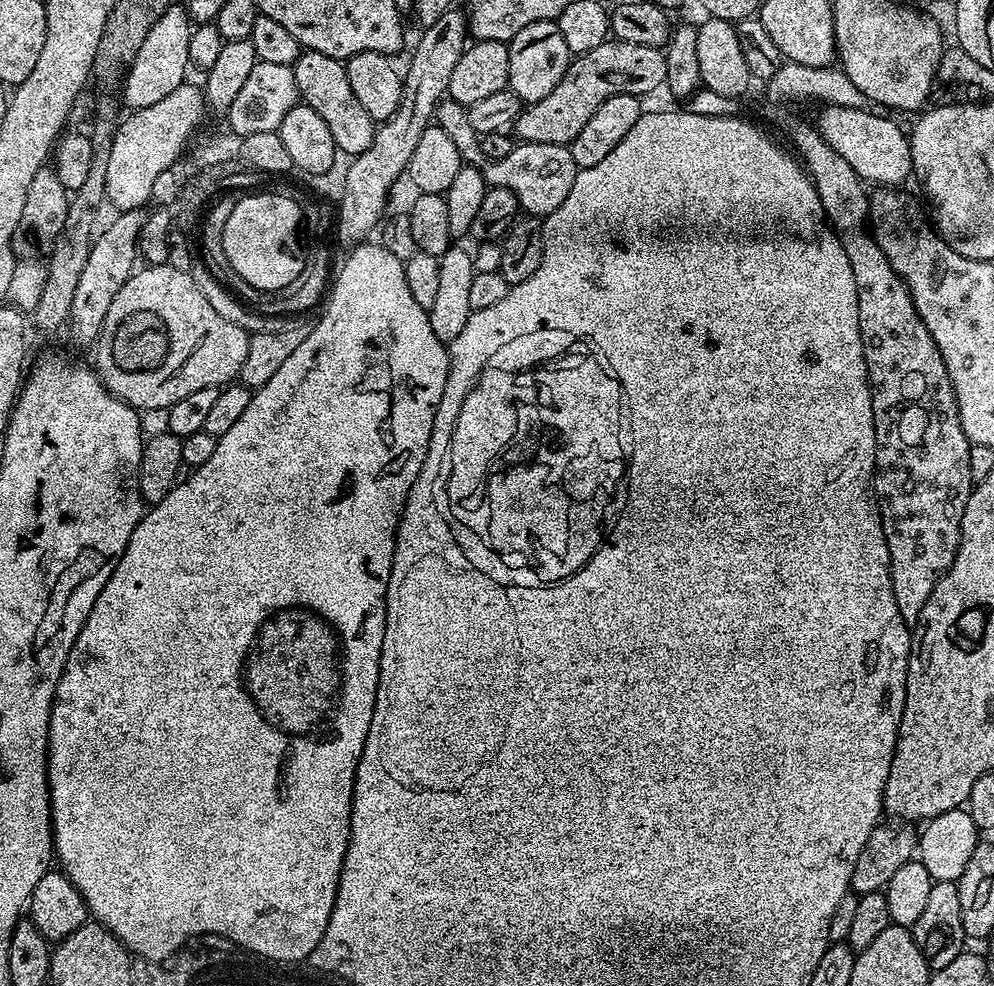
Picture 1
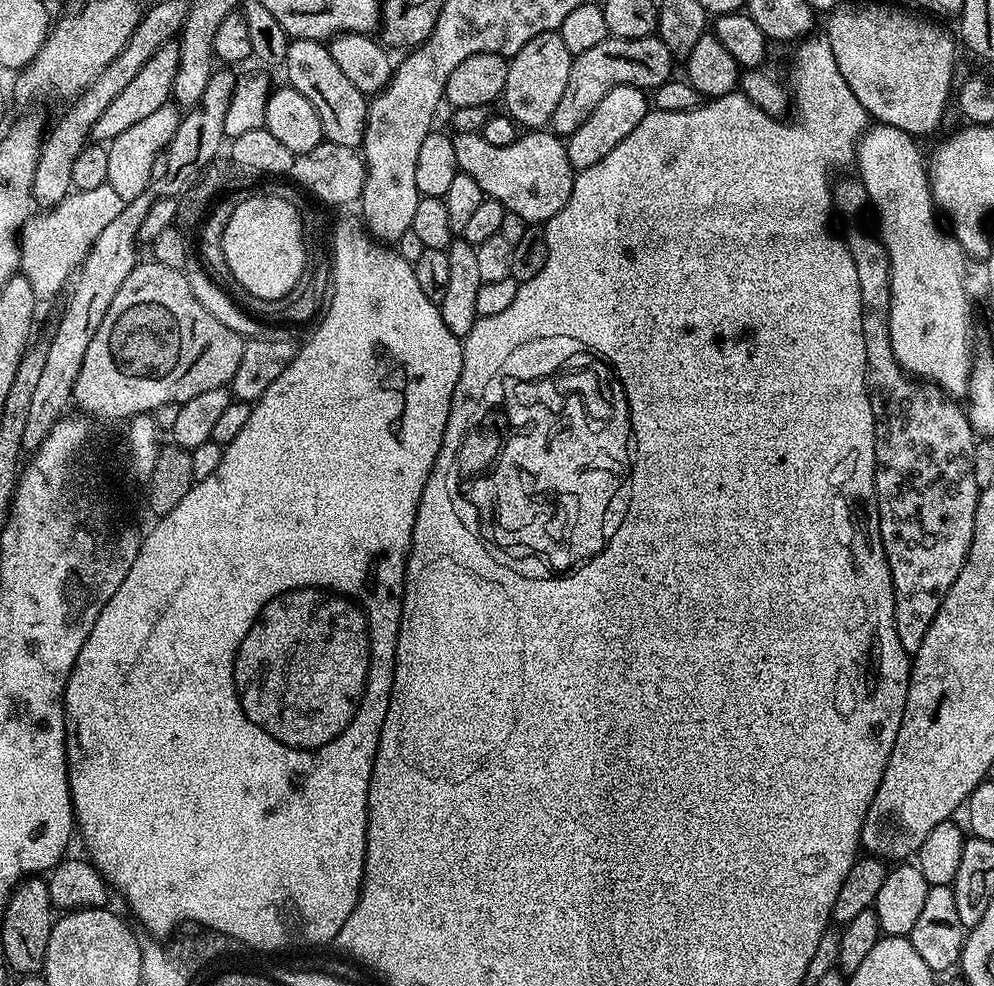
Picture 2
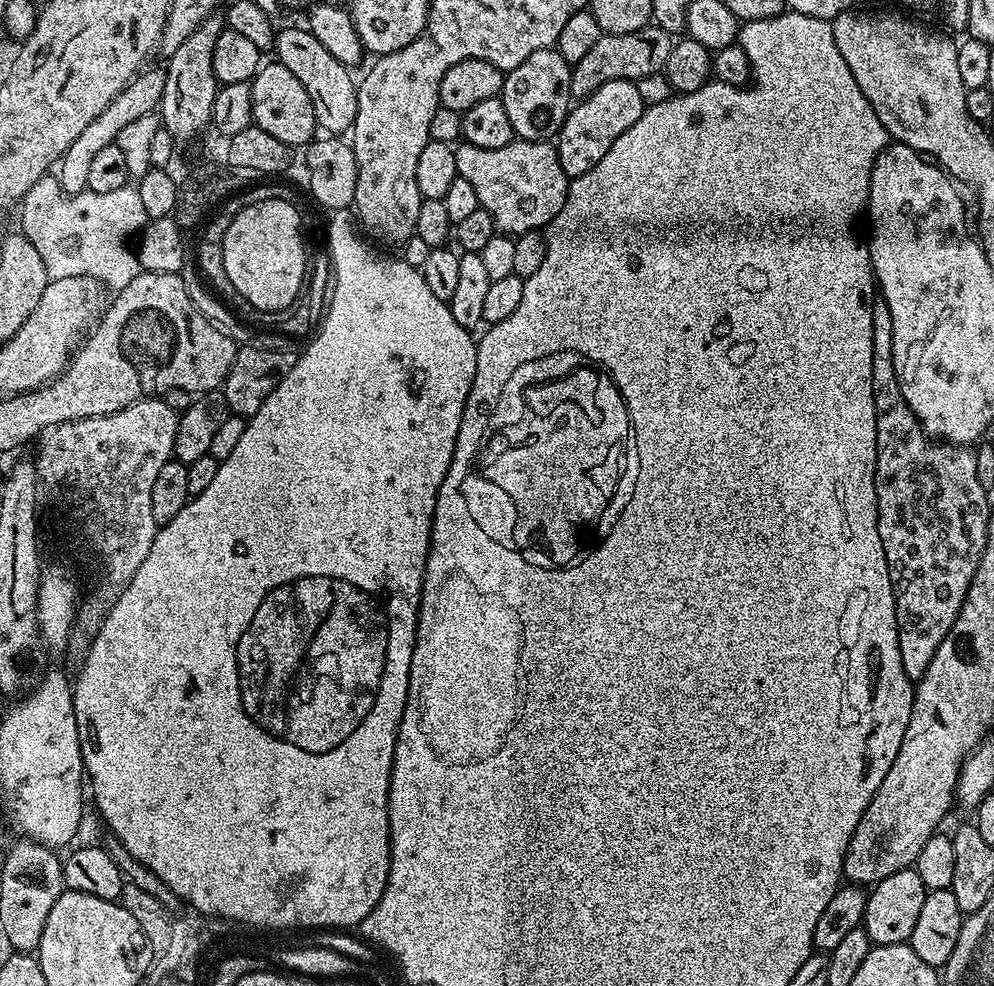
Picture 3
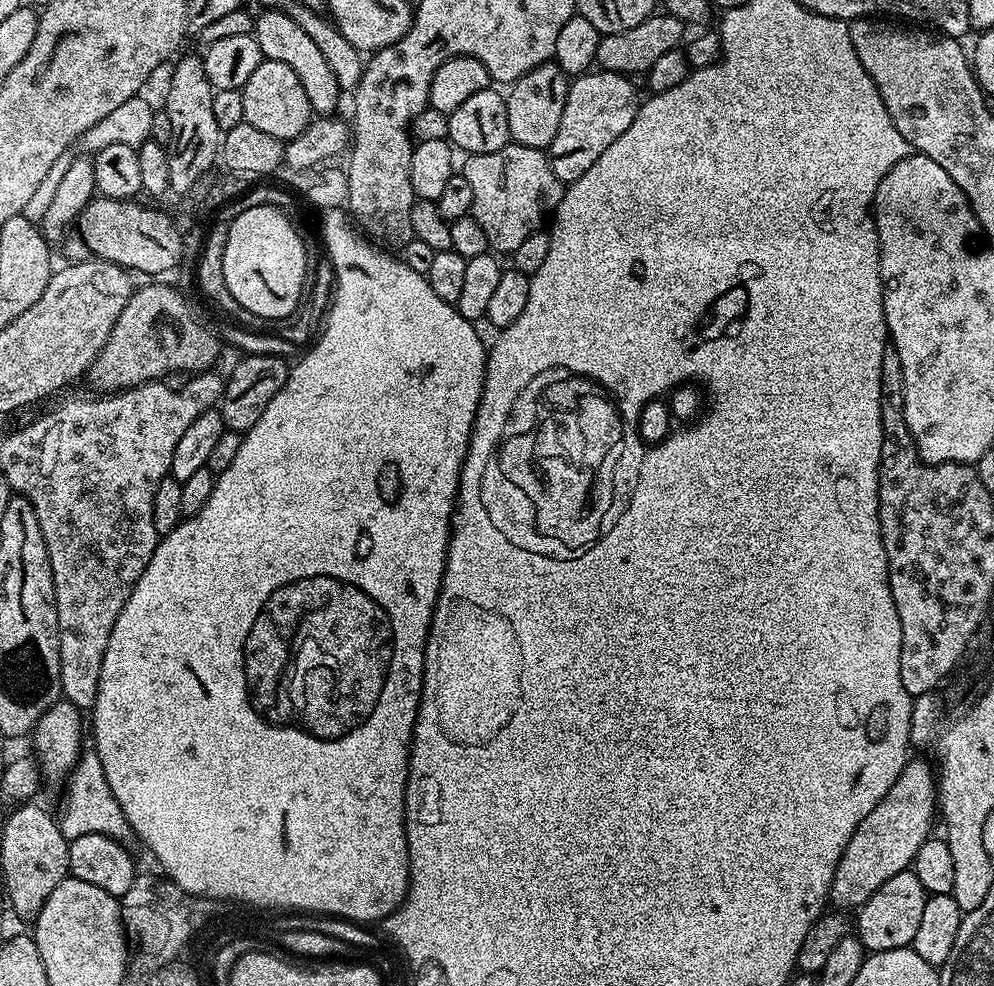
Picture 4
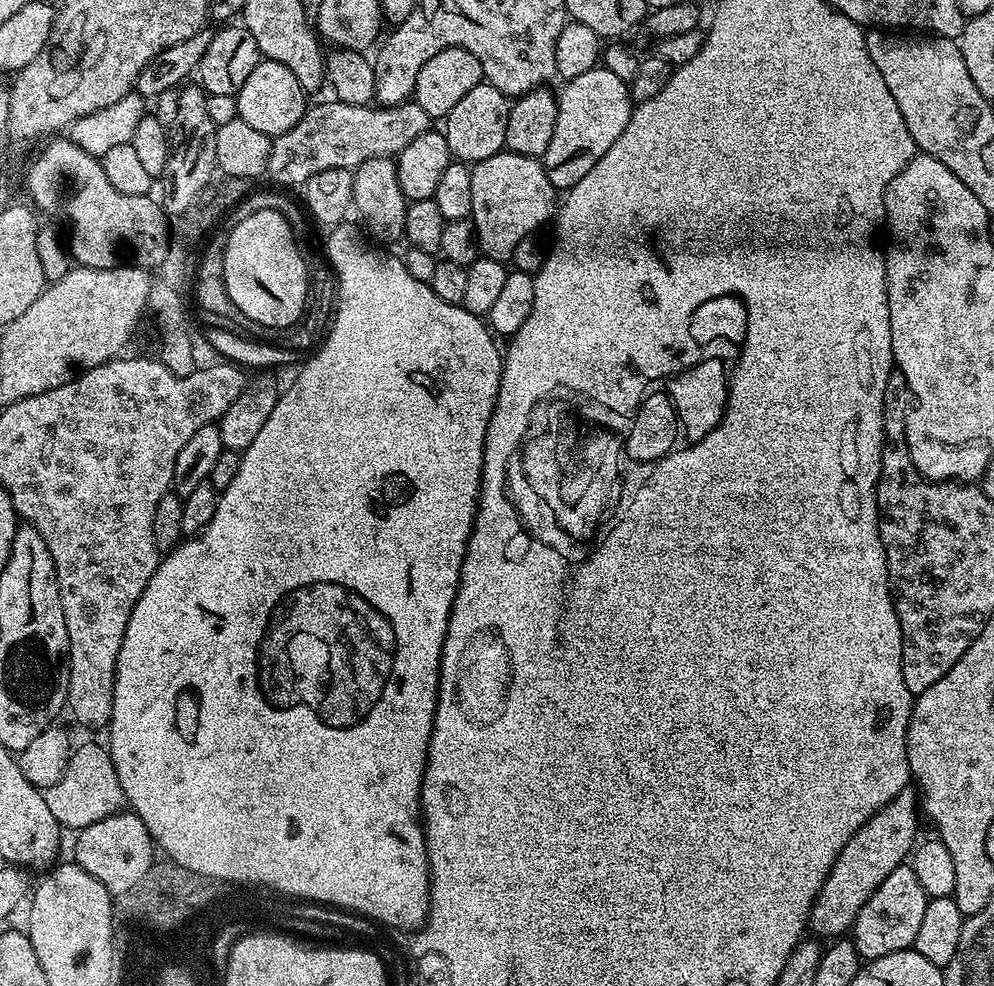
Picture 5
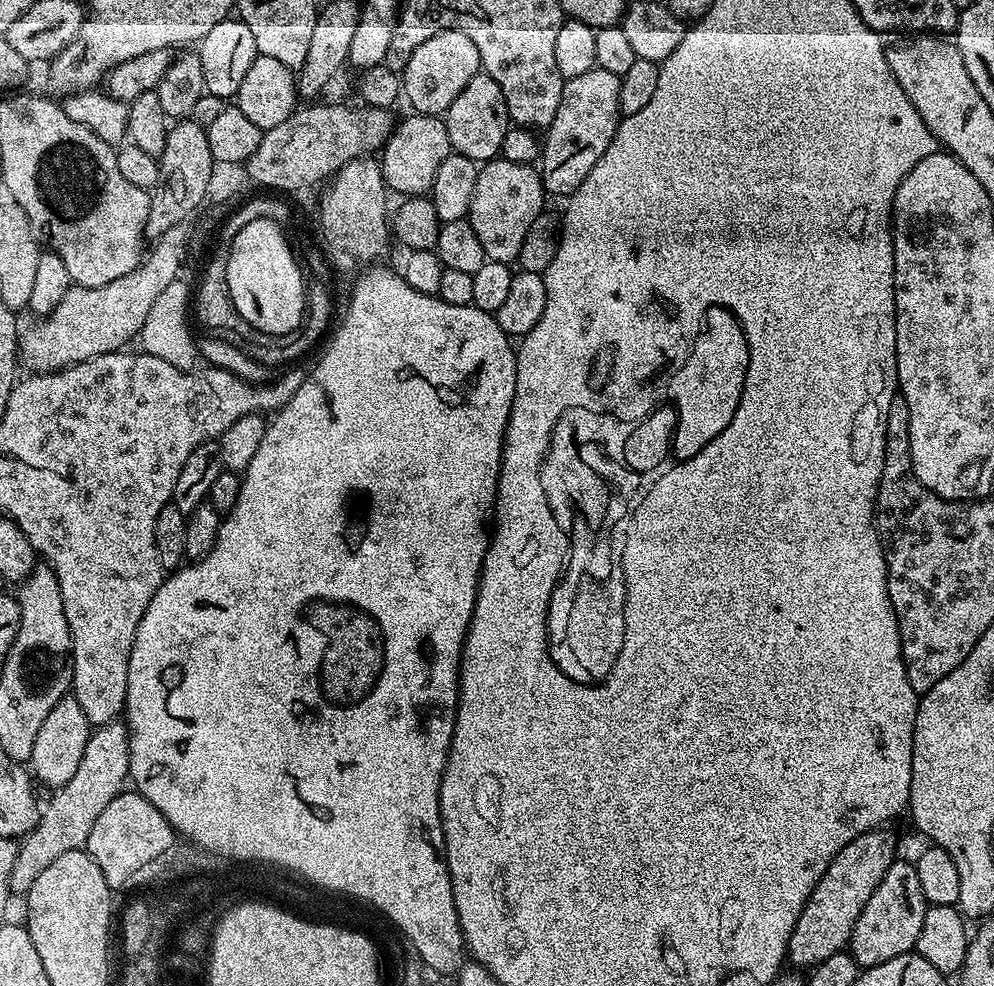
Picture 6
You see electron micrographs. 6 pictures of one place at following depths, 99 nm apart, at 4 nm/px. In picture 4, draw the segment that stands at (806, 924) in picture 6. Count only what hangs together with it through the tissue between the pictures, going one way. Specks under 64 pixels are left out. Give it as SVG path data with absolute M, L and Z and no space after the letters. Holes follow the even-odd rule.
M916 758L909 759L902 774L898 774L898 782L890 786L886 798L878 802L866 818L862 818L858 830L854 830L854 838L846 842L846 850L842 858L838 858L832 888L828 892L828 900L836 903L833 905L837 909L859 909L868 901L870 894L886 882L886 878L894 878L894 874L911 869L918 846L929 839L932 815L935 817L938 812L938 780L933 765L929 764Z

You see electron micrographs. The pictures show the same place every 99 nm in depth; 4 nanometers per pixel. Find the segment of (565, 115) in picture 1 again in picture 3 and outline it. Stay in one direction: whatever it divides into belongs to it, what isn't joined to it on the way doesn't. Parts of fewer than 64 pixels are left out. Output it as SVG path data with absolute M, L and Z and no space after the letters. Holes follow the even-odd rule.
M649 26L640 32L630 34L601 34L598 42L582 58L582 62L572 65L573 97L583 98L594 94L598 86L606 86L606 82L615 80L640 80L655 72L663 73L666 58L670 58L673 37L660 28Z

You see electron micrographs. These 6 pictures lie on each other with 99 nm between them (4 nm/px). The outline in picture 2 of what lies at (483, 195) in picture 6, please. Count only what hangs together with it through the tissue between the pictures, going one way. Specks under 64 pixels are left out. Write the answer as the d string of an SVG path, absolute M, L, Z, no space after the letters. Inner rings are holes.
M528 130L517 135L510 146L490 146L486 138L482 138L479 132L457 132L452 136L454 142L454 158L458 158L459 171L470 174L478 186L482 186L485 197L489 200L502 202L505 213L517 216L520 220L529 220L532 226L547 222L566 206L570 198L570 190L574 179L574 169L568 157L568 145L561 137L551 130Z

